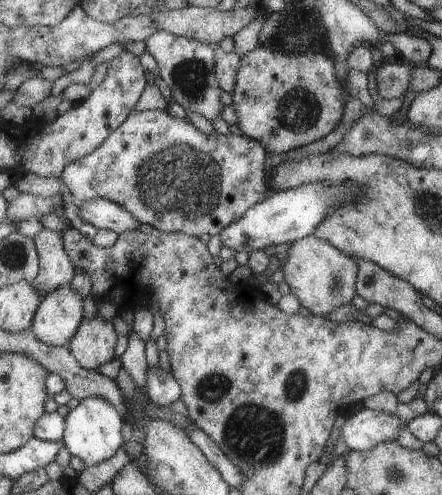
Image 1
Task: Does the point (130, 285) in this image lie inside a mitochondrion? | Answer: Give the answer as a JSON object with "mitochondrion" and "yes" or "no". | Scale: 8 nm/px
{"mitochondrion":"no"}

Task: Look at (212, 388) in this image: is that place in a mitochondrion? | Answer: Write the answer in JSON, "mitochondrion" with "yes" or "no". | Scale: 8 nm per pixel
{"mitochondrion":"yes"}

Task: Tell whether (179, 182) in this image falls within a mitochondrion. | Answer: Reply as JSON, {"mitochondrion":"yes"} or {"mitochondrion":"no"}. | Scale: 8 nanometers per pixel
{"mitochondrion":"yes"}

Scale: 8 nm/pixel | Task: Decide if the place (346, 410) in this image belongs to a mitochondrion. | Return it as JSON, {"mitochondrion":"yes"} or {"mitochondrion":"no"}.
{"mitochondrion":"no"}

